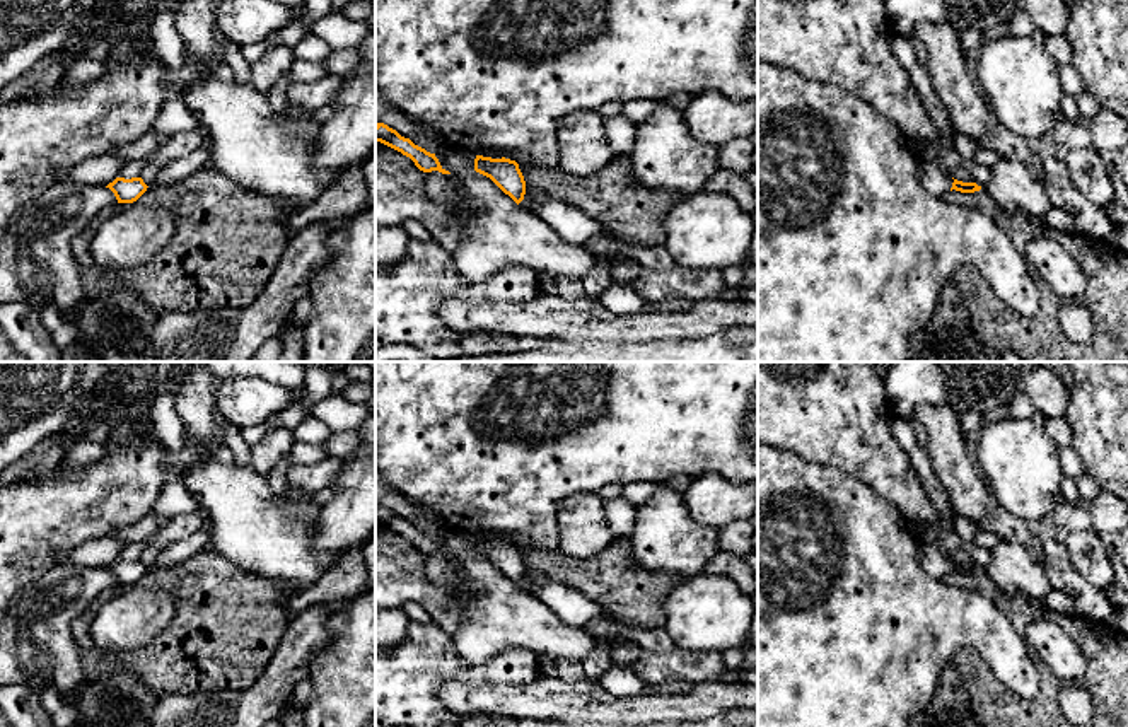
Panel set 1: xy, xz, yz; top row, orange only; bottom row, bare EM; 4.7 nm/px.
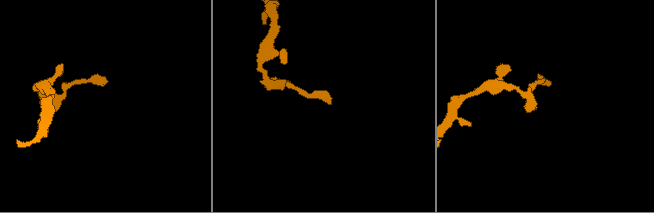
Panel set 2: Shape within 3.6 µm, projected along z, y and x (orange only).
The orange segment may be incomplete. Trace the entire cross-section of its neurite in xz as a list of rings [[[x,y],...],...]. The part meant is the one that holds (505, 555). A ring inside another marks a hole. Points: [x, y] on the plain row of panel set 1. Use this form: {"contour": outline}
{"contour": [[[476,538],[474,553],[490,560],[517,587],[524,582],[526,563],[515,543]]]}

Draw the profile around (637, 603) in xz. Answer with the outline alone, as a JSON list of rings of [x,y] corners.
[[[616,538],[592,558],[536,550],[524,555],[524,563],[522,590],[536,594],[546,579],[563,582],[599,602],[611,621],[633,628],[664,628],[662,601],[683,582],[638,567],[626,538]]]

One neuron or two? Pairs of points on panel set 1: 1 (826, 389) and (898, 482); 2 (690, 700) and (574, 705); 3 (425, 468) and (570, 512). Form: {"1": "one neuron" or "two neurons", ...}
{"1": "one neuron", "2": "one neuron", "3": "two neurons"}

